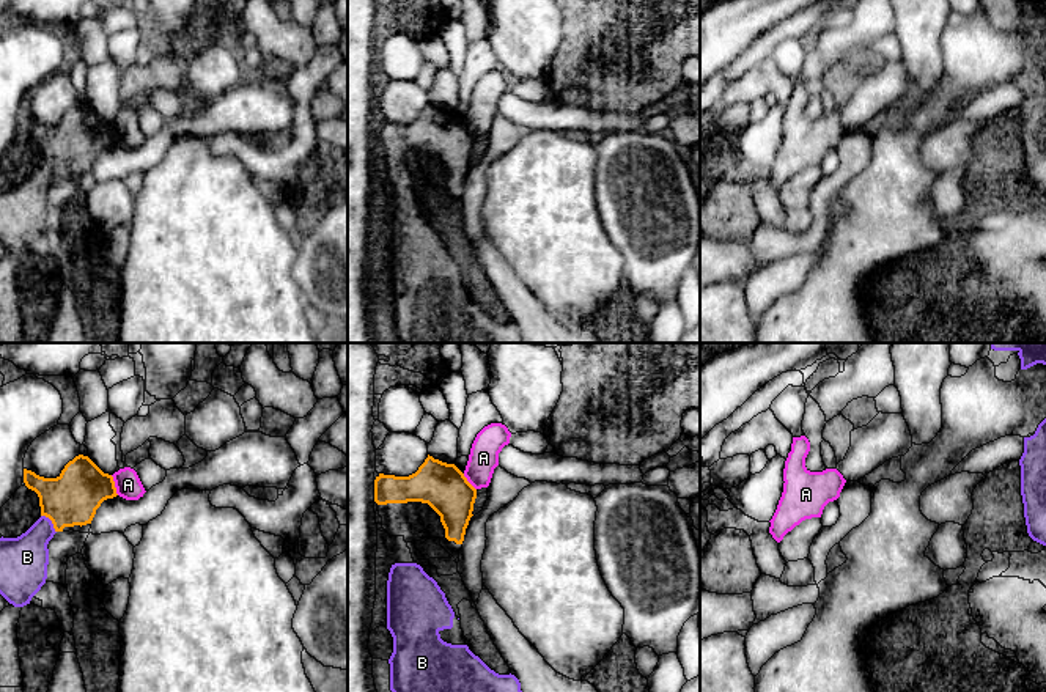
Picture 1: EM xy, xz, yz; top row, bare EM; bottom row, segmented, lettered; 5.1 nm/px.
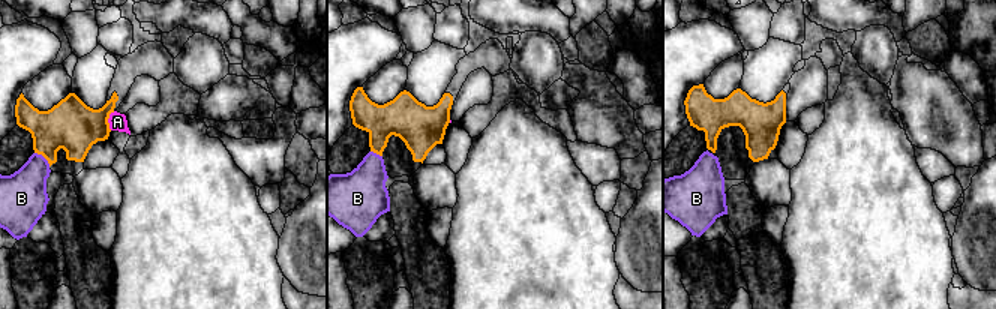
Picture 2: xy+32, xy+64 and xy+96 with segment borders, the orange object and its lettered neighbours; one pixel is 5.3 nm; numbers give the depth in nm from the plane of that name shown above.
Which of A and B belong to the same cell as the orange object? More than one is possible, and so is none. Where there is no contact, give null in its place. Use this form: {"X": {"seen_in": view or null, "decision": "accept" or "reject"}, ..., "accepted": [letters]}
{"A": {"seen_in": "xy", "decision": "reject"}, "B": {"seen_in": "xy", "decision": "accept"}, "accepted": ["B"]}

